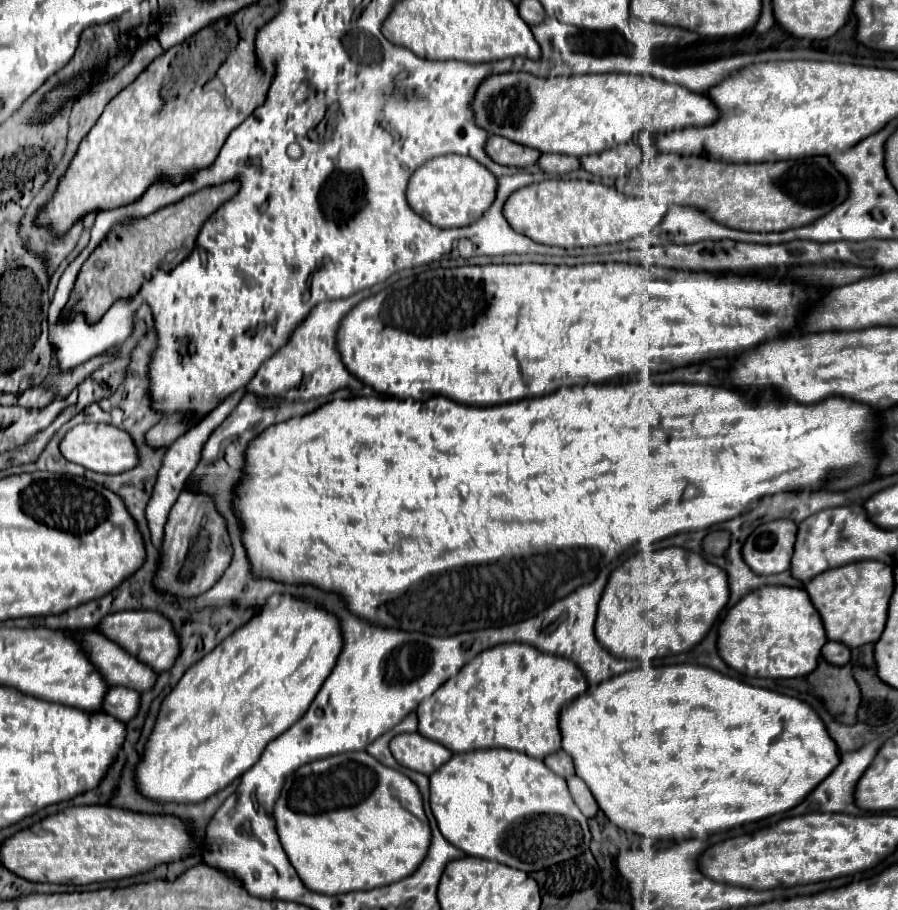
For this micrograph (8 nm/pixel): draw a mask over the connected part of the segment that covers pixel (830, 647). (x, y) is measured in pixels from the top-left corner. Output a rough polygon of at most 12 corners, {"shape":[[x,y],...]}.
{"shape":[[828,641],[822,657],[832,665],[846,665],[850,649]]}

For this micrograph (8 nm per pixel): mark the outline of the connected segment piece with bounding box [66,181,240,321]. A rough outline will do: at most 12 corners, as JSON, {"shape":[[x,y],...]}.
{"shape":[[206,187],[116,227],[84,263],[66,315],[96,321],[154,269],[192,253],[236,195]]}

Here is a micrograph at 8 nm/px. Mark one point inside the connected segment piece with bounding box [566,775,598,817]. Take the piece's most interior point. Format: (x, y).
(582, 797)

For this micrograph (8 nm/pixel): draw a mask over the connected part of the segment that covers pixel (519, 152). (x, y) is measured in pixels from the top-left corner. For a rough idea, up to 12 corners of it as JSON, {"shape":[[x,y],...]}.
{"shape":[[498,135],[484,145],[486,155],[512,167],[538,161],[540,153]]}

